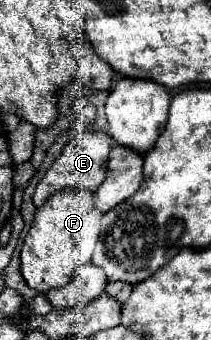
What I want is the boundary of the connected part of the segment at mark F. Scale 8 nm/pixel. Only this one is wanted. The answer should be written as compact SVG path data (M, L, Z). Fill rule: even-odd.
M64 190L64 194L52 194L52 198L36 210L34 224L22 244L20 272L28 286L38 292L64 286L78 268L90 262L100 234L100 220L102 214L96 210L94 192Z

